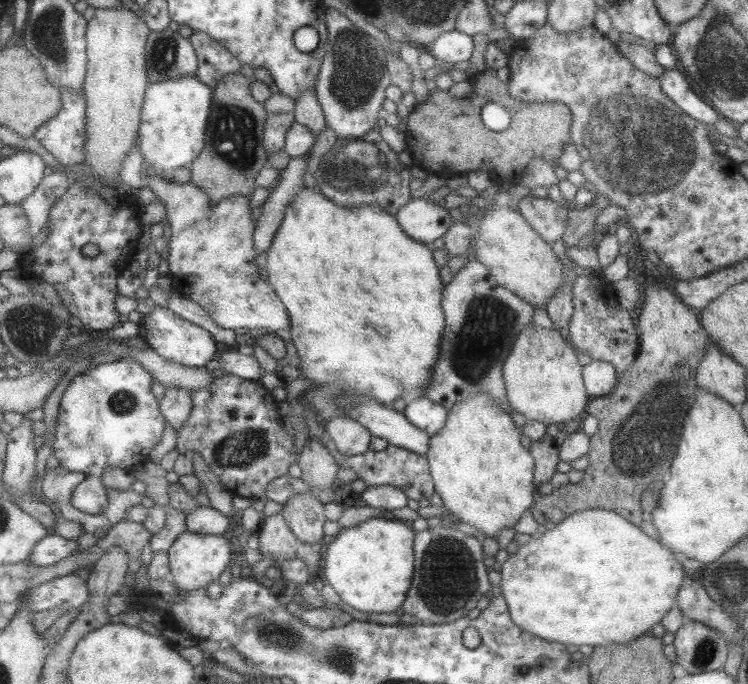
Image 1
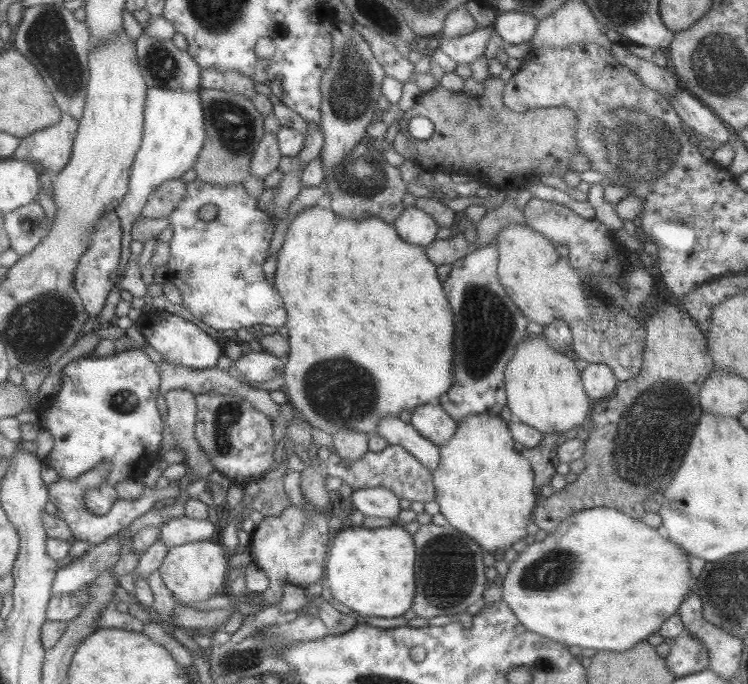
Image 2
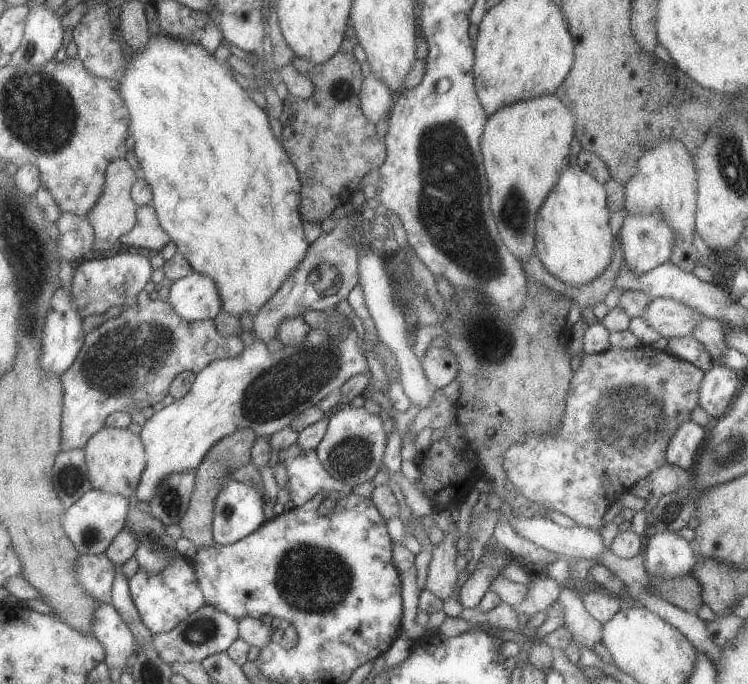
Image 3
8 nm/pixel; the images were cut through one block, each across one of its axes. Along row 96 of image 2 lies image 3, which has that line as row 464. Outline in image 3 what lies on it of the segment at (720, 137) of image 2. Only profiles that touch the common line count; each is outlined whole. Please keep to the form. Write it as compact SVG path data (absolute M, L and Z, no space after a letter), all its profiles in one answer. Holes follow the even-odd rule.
M691 420L681 423L669 439L665 451L666 462L691 471L698 460L699 448L707 435L707 430Z

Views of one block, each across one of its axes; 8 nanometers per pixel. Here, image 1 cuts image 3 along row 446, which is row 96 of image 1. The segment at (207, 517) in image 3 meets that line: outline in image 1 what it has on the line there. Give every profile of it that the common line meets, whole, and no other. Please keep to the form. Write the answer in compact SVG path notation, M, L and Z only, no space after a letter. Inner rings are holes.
M239 72L226 74L221 82L212 86L208 123L204 146L190 162L190 182L217 202L226 196L251 195L256 186L257 173L267 166L263 149L263 129L268 114L250 95L250 82Z

